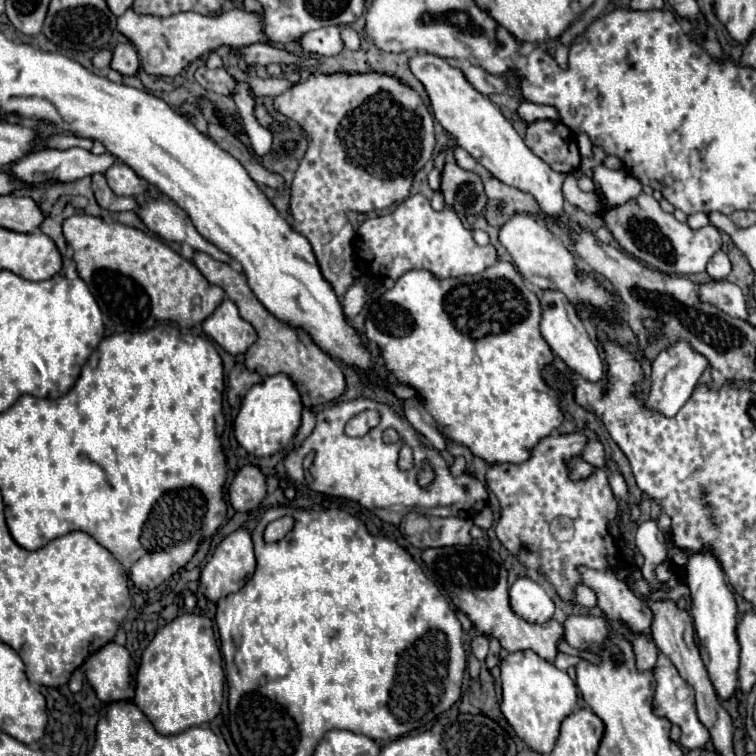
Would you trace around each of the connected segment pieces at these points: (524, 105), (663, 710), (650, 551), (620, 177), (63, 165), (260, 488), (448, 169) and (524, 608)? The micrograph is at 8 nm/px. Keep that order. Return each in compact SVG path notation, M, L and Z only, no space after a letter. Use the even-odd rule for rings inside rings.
M523 100L520 104L518 114L527 123L544 119L560 121L558 111L554 107L538 105L527 100Z
M662 652L658 654L658 662L654 666L654 678L656 678L656 694L654 694L654 712L662 718L668 718L672 724L680 726L682 736L680 736L680 744L686 750L694 750L694 748L704 748L710 740L708 730L704 728L704 724L700 724L698 716L696 716L696 702L694 702L694 692L692 686L678 674L678 670L674 668L674 664L668 660L668 656L664 656Z
M650 518L644 524L640 524L636 532L636 546L644 554L644 568L642 574L650 584L650 592L662 590L662 582L656 578L656 566L662 564L668 558L668 538L666 534L658 528L656 520Z
M604 164L592 168L592 180L596 186L596 196L610 206L624 204L624 200L636 198L642 190L634 176L624 174L624 170L610 170Z
M68 148L68 150L42 150L42 152L34 152L24 156L18 164L12 166L12 172L16 174L16 178L24 180L24 182L32 182L34 186L44 184L46 180L58 180L58 182L74 182L80 180L84 176L92 176L96 172L106 172L112 164L116 162L116 158L110 152L104 154L92 154L90 150L84 148Z
M244 466L235 474L228 494L230 494L230 504L238 512L250 512L260 506L260 502L266 496L266 476L260 472L258 466Z
M456 162L444 164L440 192L448 206L460 216L480 216L488 206L482 180L476 172L460 168ZM448 188L448 194L446 194Z
M518 578L510 588L512 610L526 622L546 622L554 614L554 602L540 582L532 578Z

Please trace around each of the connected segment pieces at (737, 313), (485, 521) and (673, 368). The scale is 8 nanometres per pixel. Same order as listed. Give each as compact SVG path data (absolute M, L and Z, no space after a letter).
M712 280L706 284L698 284L698 300L720 308L732 318L742 318L742 320L748 318L746 300L744 300L742 290L728 280L720 280L720 282Z
M486 506L484 510L480 510L476 516L474 516L474 524L478 526L478 528L482 528L482 530L488 530L490 526L492 526L492 510Z
M678 342L674 348L662 350L652 364L650 394L646 400L648 402L646 408L662 414L666 418L674 418L676 412L684 406L684 402L690 398L700 374L706 370L706 366L708 366L708 362L704 360L704 356L700 356L698 352L692 352L690 344L686 344L686 342Z

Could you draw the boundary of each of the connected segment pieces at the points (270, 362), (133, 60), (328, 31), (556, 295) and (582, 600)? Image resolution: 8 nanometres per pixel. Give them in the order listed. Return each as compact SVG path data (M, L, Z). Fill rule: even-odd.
M196 252L194 256L194 264L196 268L204 274L204 278L210 284L220 286L228 298L238 306L240 316L244 320L248 320L256 332L258 332L258 340L248 348L246 352L246 368L252 372L258 372L262 376L272 376L276 372L284 372L292 378L292 382L296 384L296 388L300 390L302 402L306 408L314 408L318 404L326 404L332 402L336 398L340 398L346 392L346 380L342 374L340 364L336 364L328 354L324 354L312 340L308 334L290 328L288 324L280 322L278 318L274 318L262 304L260 300L254 296L254 292L248 286L246 276L236 270L234 266L226 264L226 262L218 262L212 256L204 254L204 252ZM256 368L264 368L264 370L256 370Z
M130 42L118 44L114 48L114 58L112 58L110 68L114 68L120 74L136 74L140 68L140 58L138 58L136 48Z
M328 26L328 28L318 28L312 32L306 32L296 42L302 52L320 54L320 56L334 56L344 48L338 26Z
M548 290L548 292L542 292L540 304L542 304L542 324L540 324L540 330L542 330L544 340L550 344L552 352L556 356L560 356L564 360L564 364L572 372L576 372L578 376L582 376L584 380L598 382L600 378L604 378L604 362L600 360L598 348L590 340L584 324L580 322L580 318L578 318L576 310L572 308L572 304L568 304L566 296L562 292Z
M582 584L580 588L576 588L576 602L582 606L588 606L588 608L594 608L594 606L598 606L598 596L592 588Z

